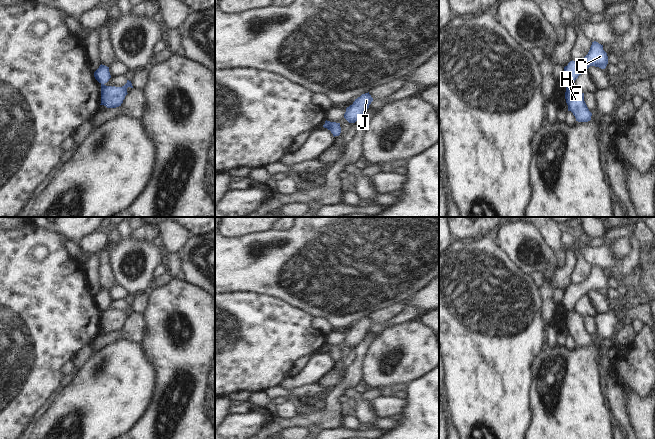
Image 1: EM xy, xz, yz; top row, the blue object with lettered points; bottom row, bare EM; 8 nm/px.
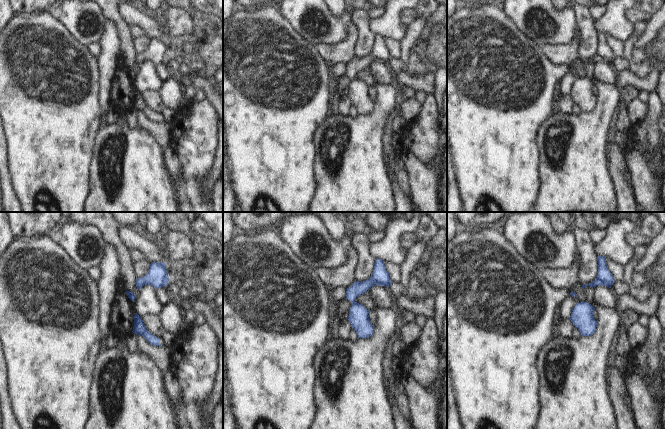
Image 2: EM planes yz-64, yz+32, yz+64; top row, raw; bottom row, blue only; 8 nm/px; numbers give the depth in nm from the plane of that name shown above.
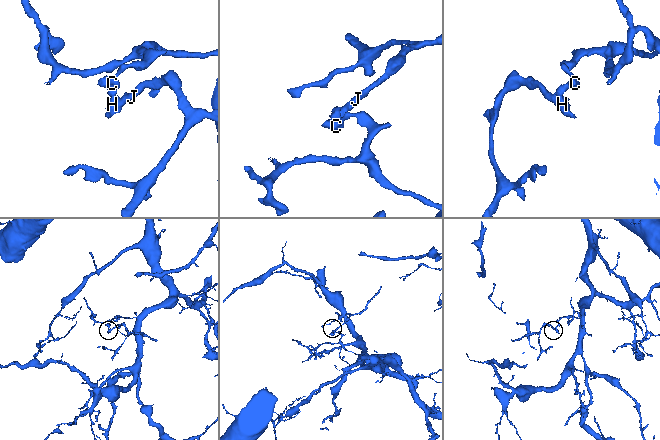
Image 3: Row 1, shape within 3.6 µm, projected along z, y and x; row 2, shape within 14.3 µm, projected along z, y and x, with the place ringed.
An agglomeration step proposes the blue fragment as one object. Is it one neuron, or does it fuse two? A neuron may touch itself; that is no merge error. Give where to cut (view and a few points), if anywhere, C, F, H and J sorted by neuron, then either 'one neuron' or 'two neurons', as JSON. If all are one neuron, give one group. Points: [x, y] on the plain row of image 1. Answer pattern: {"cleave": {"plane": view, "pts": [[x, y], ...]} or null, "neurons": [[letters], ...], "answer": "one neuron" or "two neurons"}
{"cleave": {"plane": "yz", "pts": [[573, 307], [566, 309]]}, "neurons": [["C", "F"], ["H", "J"]], "answer": "two neurons"}

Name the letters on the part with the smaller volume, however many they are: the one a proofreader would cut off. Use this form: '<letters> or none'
H, J

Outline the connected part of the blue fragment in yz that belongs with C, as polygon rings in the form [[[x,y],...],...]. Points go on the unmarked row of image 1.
[[[594,265],[592,266],[588,278],[584,282],[577,285],[572,284],[564,291],[563,300],[560,305],[566,309],[574,308],[578,300],[586,295],[590,290],[605,293],[607,288],[608,280],[603,274],[603,269]]]

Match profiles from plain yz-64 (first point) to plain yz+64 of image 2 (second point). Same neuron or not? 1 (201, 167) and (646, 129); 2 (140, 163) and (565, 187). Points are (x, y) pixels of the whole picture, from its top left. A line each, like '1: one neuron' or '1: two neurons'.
1: one neuron
2: one neuron

